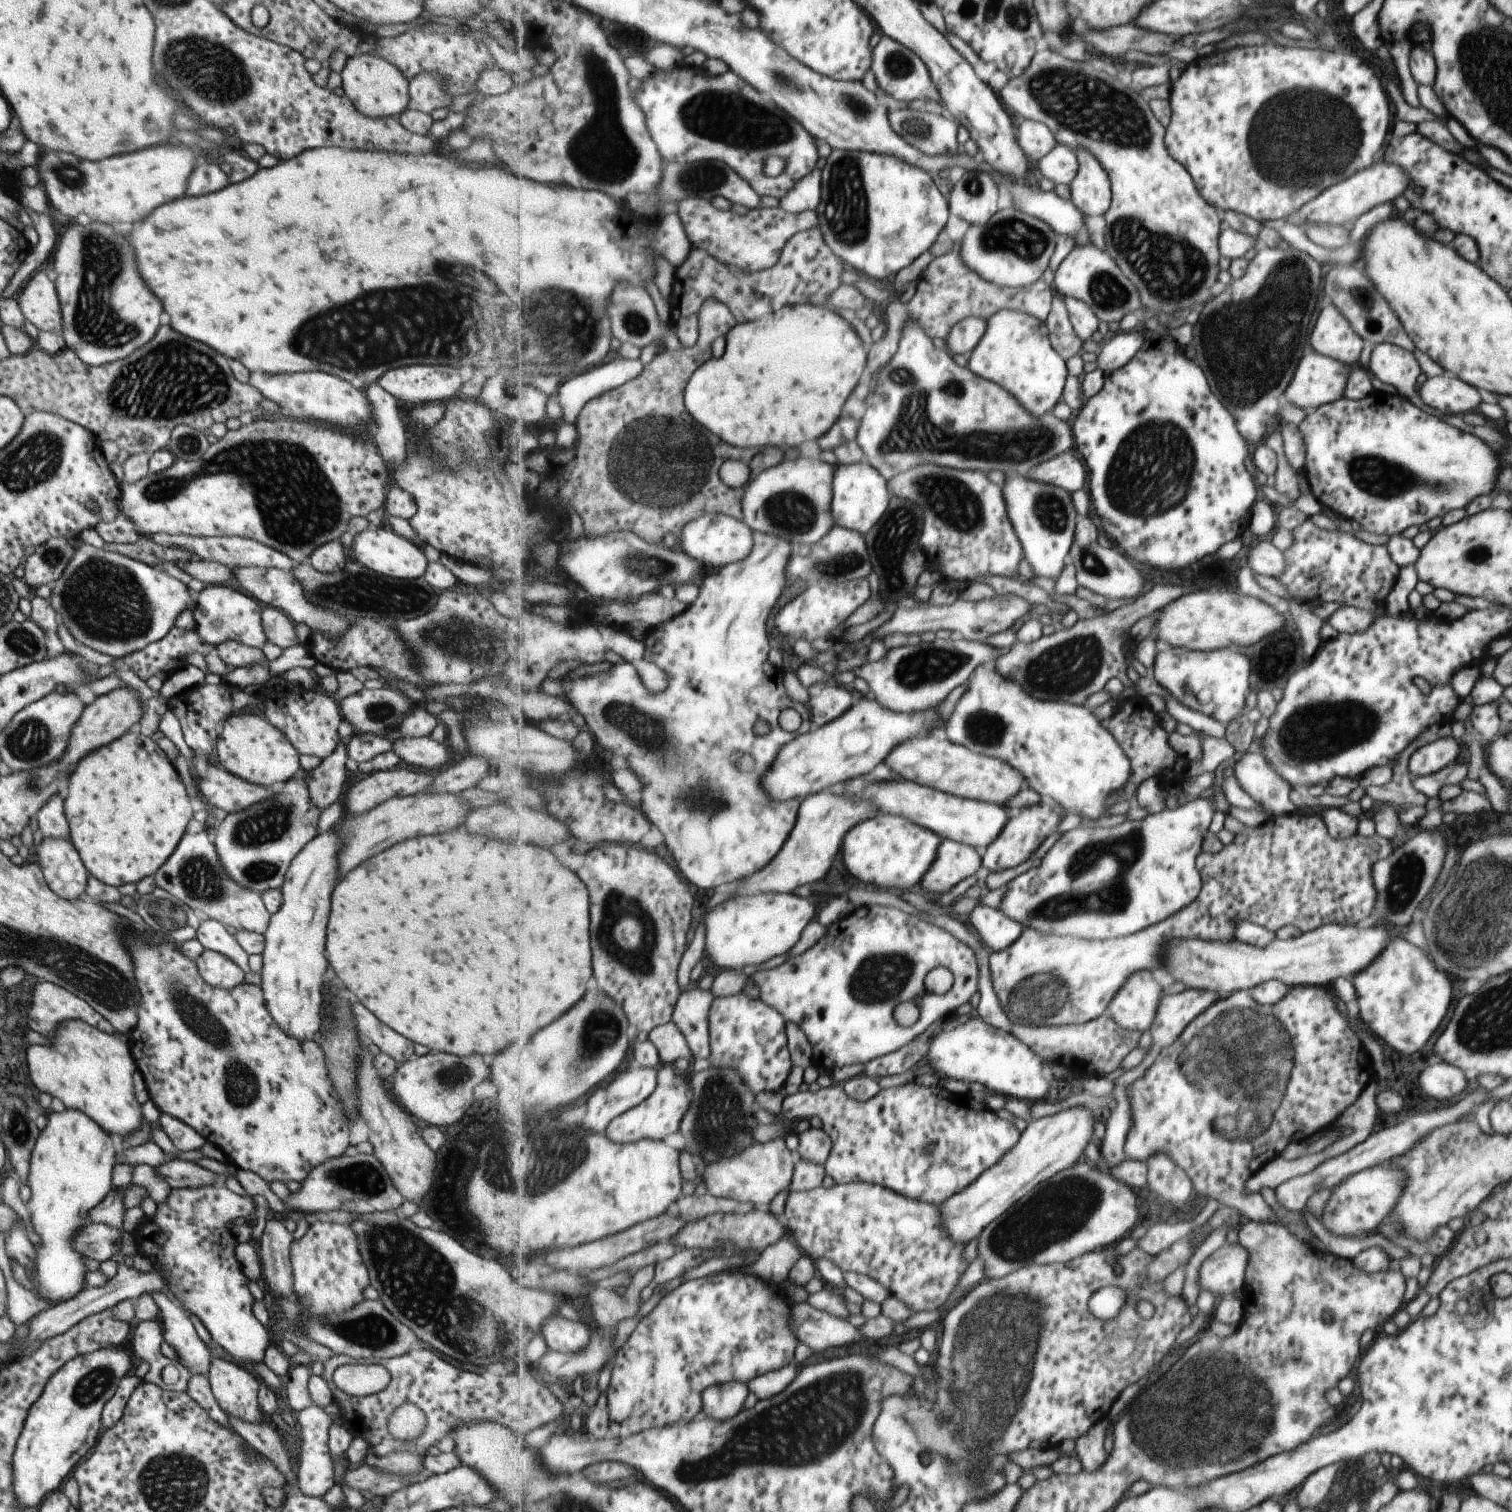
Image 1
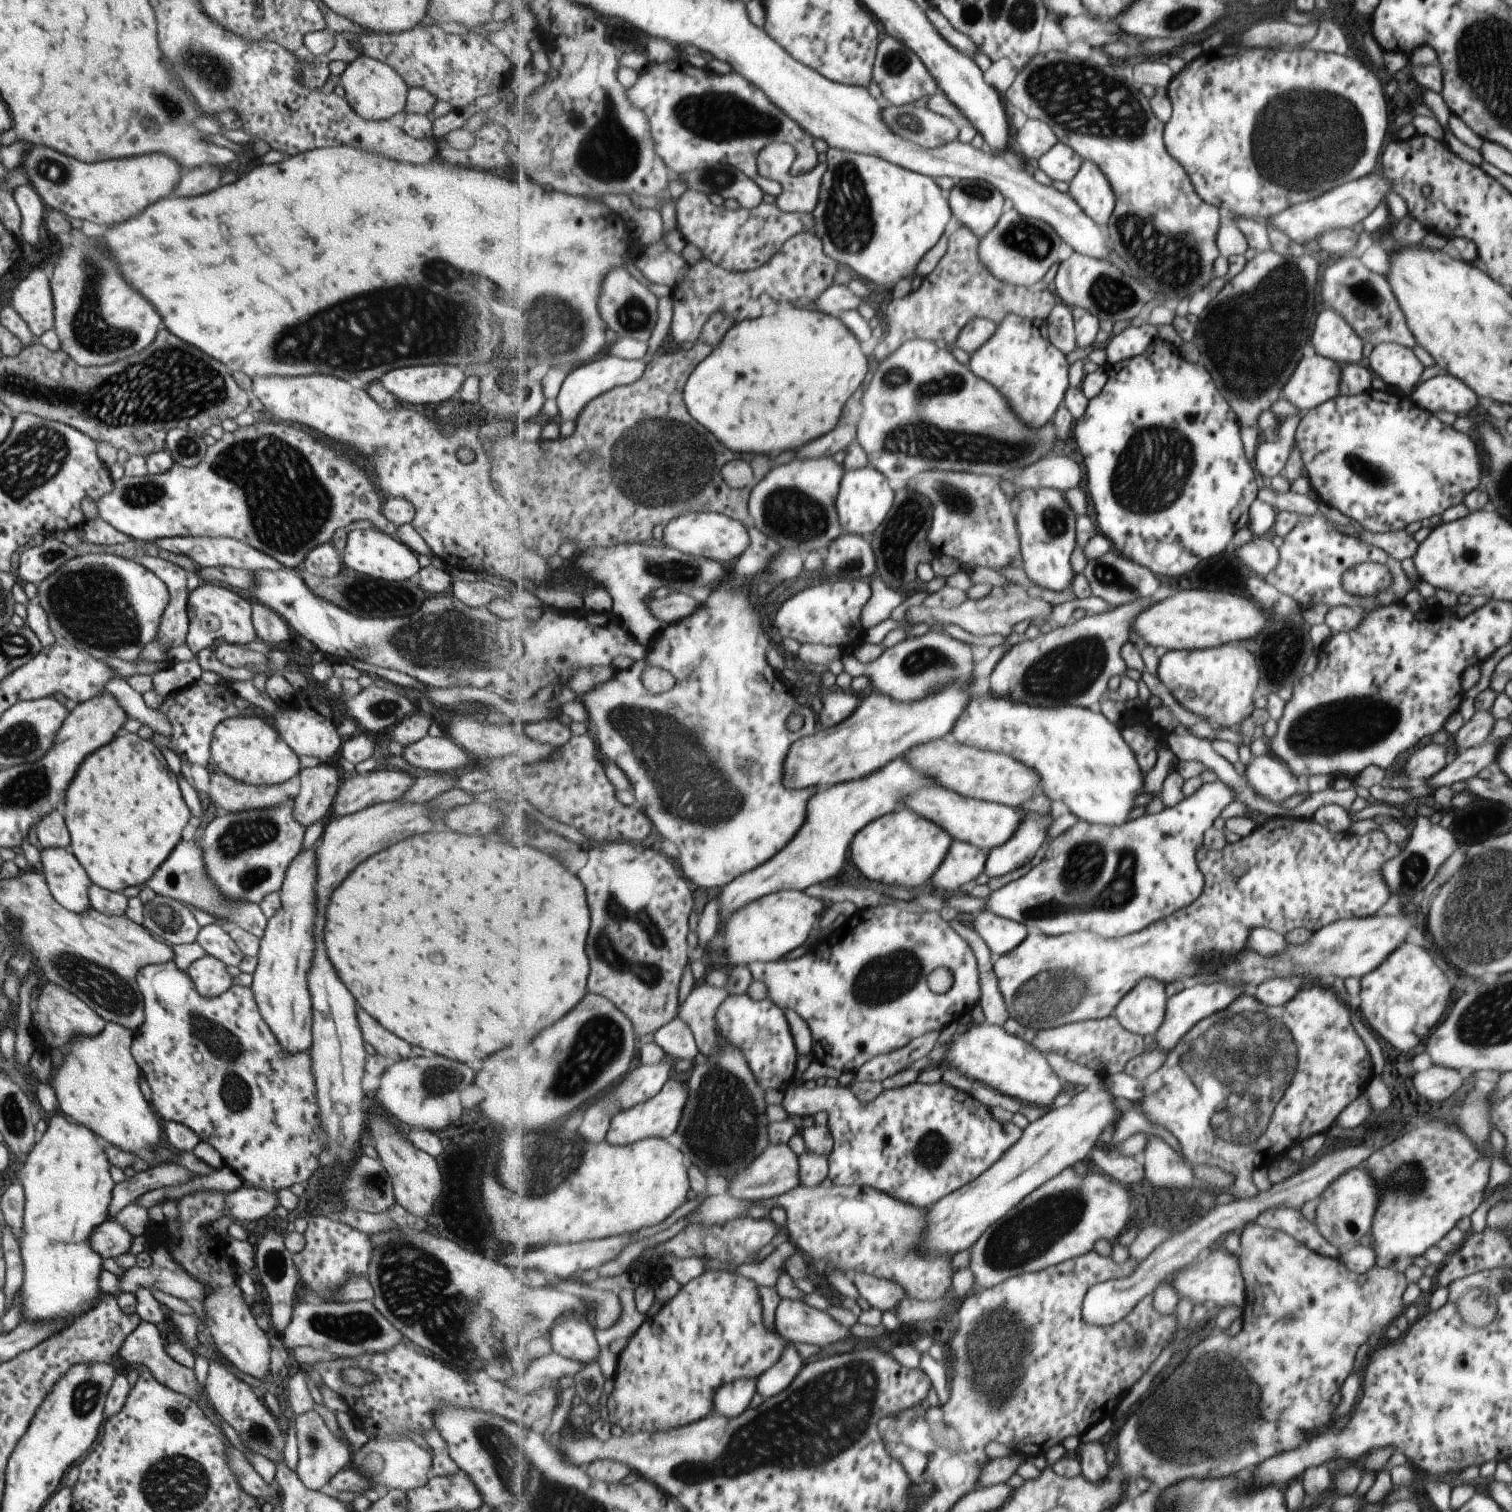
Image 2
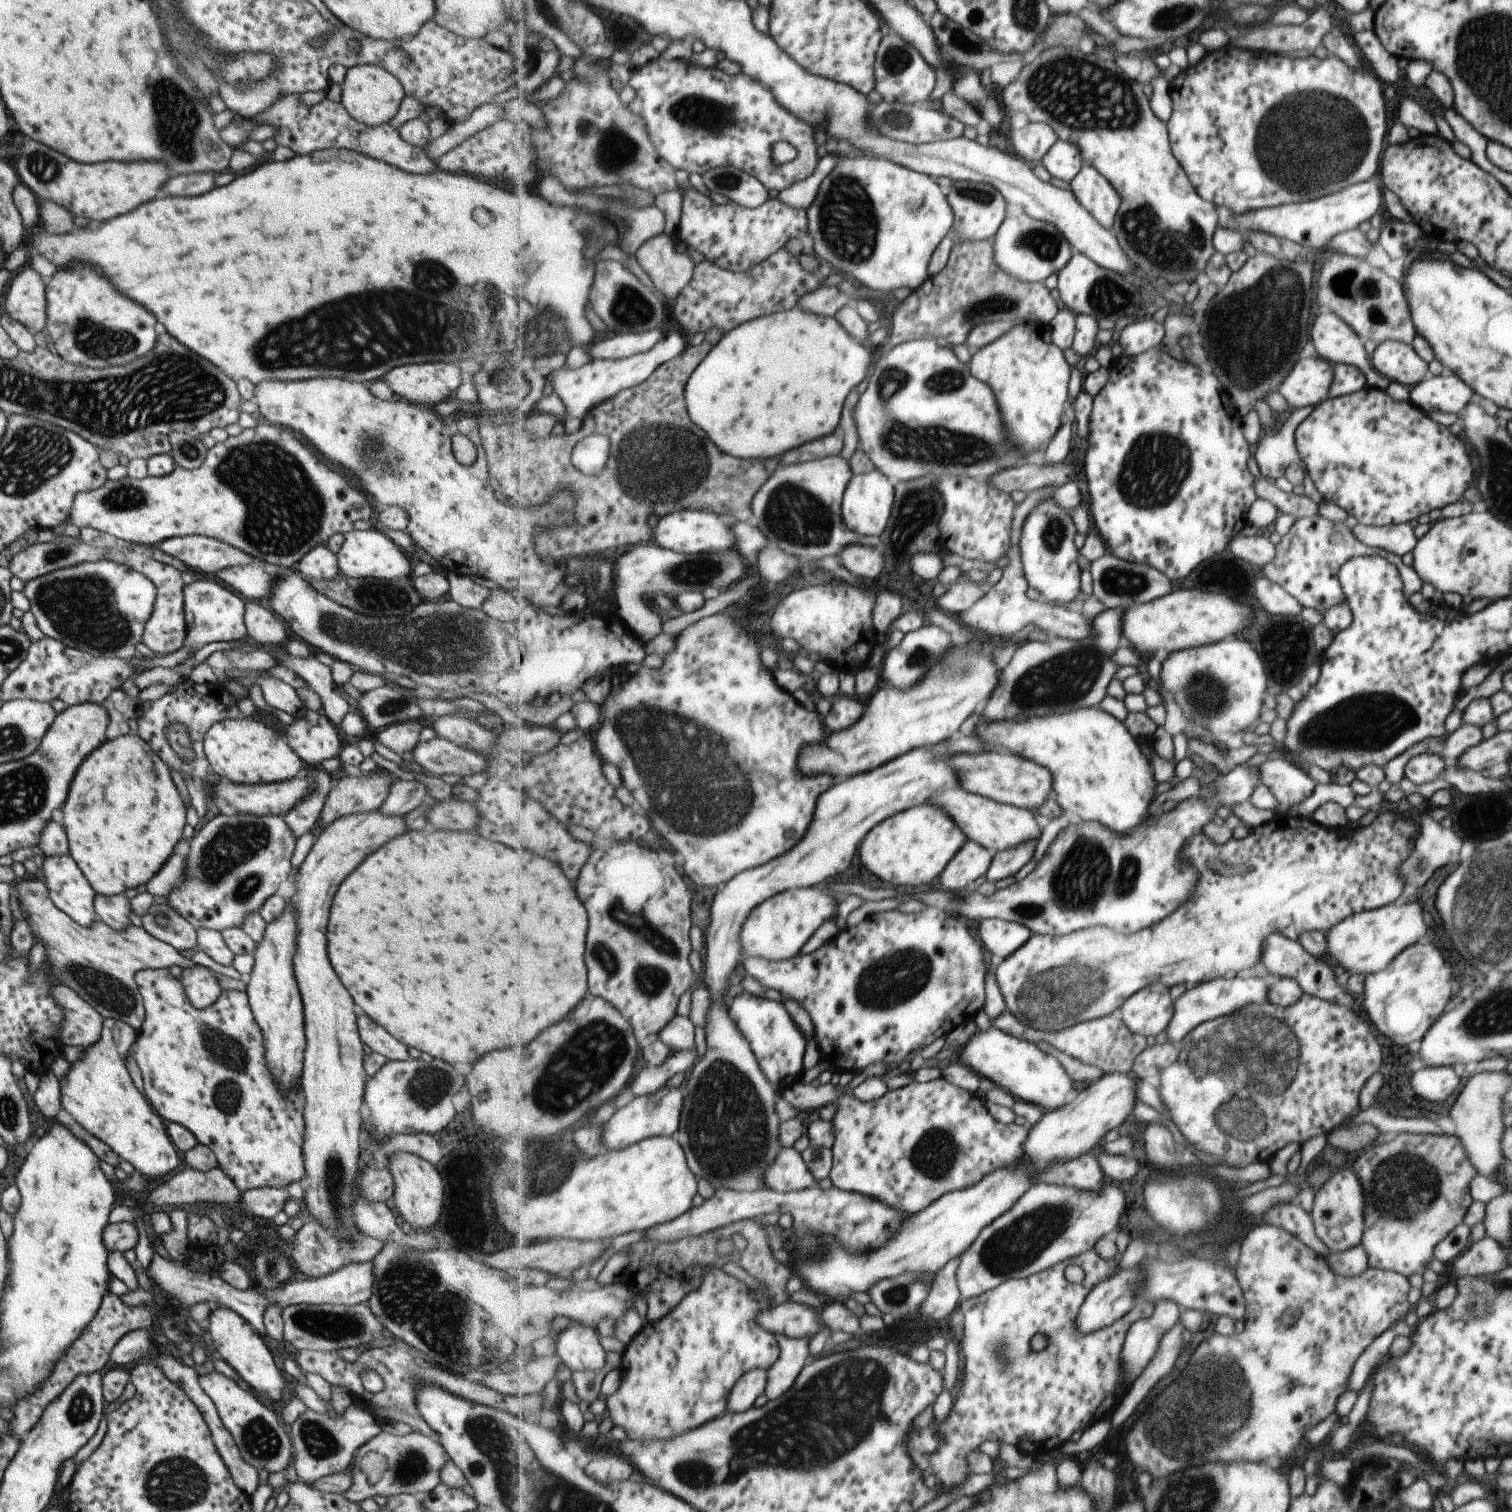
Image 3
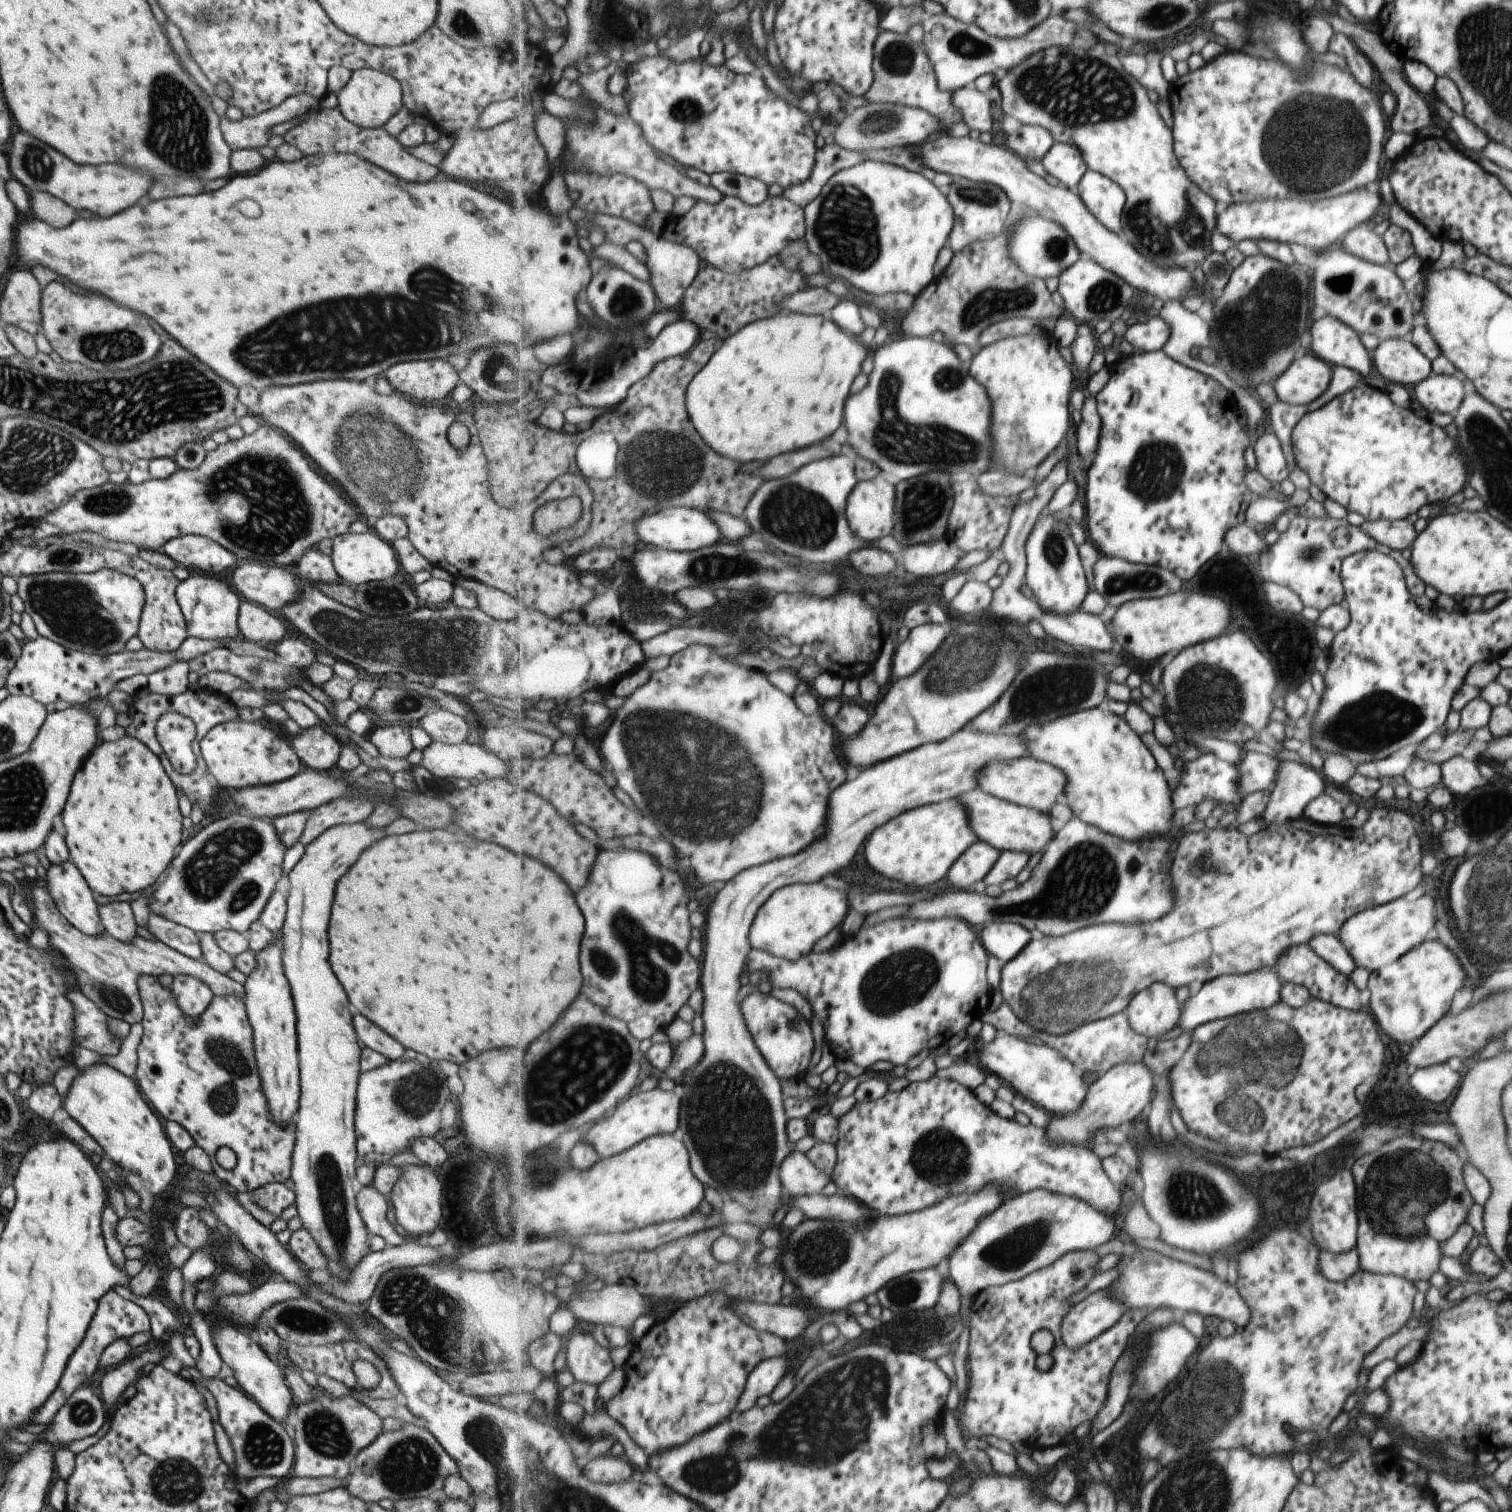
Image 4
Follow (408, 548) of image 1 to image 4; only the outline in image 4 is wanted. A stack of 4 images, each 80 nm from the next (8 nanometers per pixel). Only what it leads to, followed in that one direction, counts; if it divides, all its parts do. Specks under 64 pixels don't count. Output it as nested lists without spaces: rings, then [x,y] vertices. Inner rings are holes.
[[[373,529],[361,533],[345,533],[332,538],[331,560],[335,572],[344,583],[361,585],[371,581],[391,578],[400,570],[396,552],[391,544],[385,542]]]

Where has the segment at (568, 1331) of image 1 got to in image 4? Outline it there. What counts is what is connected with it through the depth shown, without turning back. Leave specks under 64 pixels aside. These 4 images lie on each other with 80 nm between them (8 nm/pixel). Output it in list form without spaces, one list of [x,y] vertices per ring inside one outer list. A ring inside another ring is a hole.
[[[573,1330],[566,1337],[567,1364],[577,1381],[601,1384],[613,1372],[609,1351],[593,1338],[589,1330]]]

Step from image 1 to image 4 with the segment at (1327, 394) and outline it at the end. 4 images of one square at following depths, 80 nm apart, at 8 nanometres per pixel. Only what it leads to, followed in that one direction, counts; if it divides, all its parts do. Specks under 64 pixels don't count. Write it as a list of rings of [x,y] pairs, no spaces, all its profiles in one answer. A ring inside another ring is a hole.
[[[1308,351],[1302,358],[1297,358],[1275,380],[1271,382],[1277,400],[1288,404],[1307,404],[1323,394],[1329,384],[1331,370],[1325,361],[1311,356]]]

